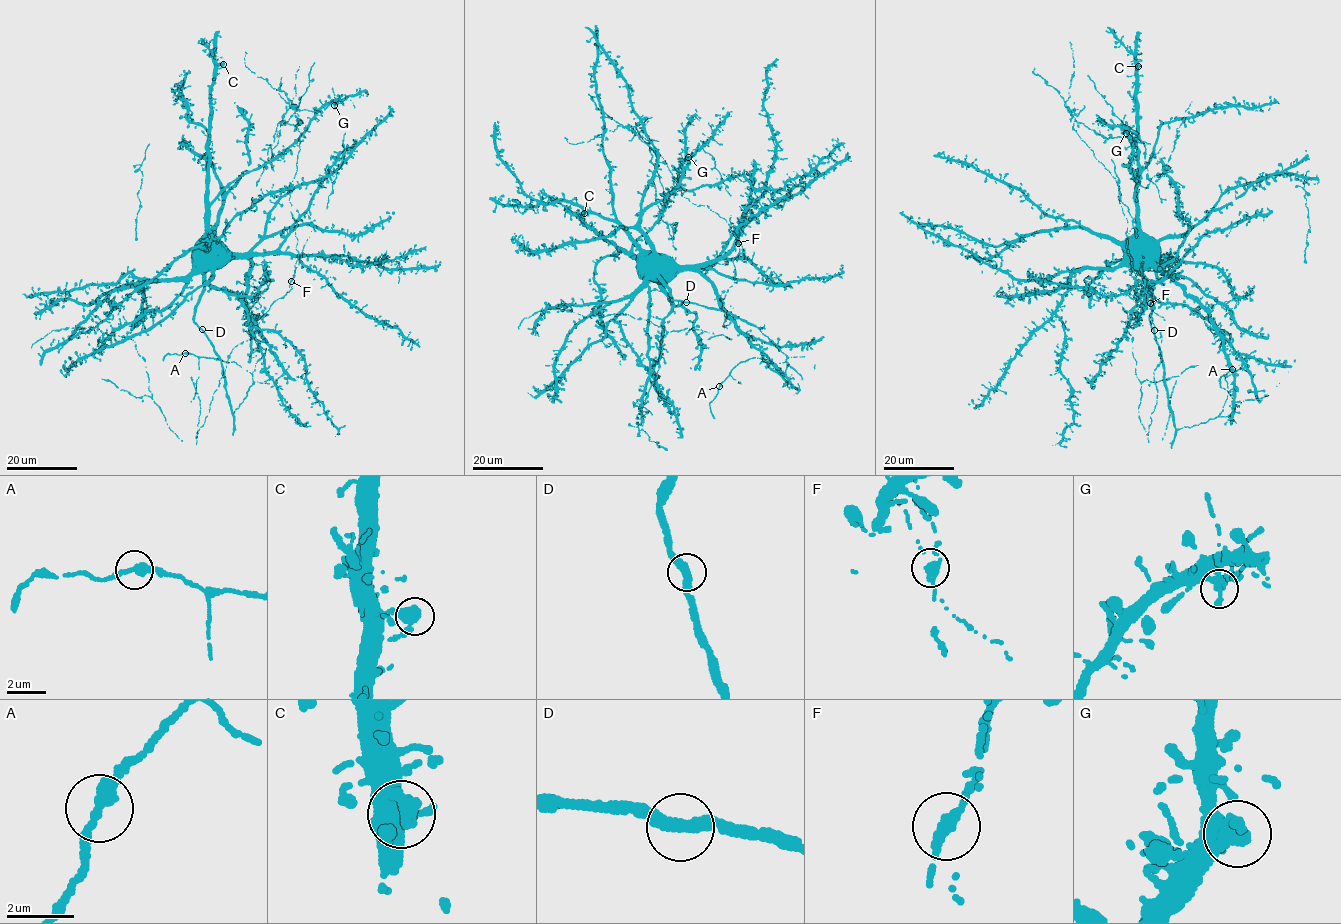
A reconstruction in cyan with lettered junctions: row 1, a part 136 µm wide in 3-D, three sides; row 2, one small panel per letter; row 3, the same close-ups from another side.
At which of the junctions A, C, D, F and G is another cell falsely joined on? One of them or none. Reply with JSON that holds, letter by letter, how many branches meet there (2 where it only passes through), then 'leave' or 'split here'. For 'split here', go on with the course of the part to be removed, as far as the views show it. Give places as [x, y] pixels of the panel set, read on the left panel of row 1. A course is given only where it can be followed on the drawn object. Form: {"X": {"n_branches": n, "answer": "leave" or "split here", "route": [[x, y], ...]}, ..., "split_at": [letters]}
{"A": {"n_branches": 2, "answer": "leave"}, "C": {"n_branches": 2, "answer": "leave"}, "D": {"n_branches": 2, "answer": "leave"}, "F": {"n_branches": 2, "answer": "split here", "route": [[291, 280], [299, 253], [287, 190], [298, 115], [296, 126], [279, 122], [268, 148], [268, 161], [299, 66]]}, "G": {"n_branches": 2, "answer": "leave"}, "split_at": ["F"]}

